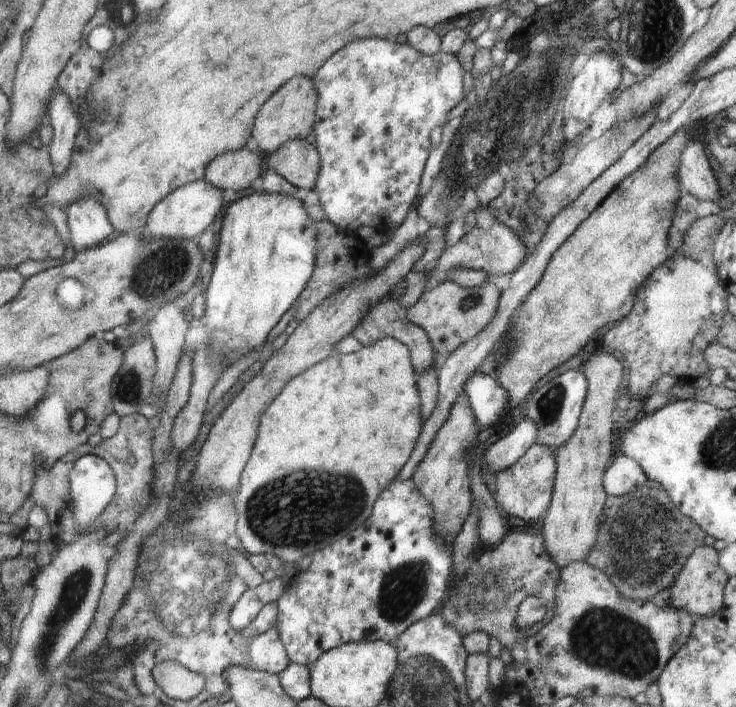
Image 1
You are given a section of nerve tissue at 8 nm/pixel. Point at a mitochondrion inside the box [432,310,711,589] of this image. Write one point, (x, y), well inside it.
(550, 404)

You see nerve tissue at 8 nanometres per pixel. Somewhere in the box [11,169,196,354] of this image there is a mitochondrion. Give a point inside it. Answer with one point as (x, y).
(162, 270)

